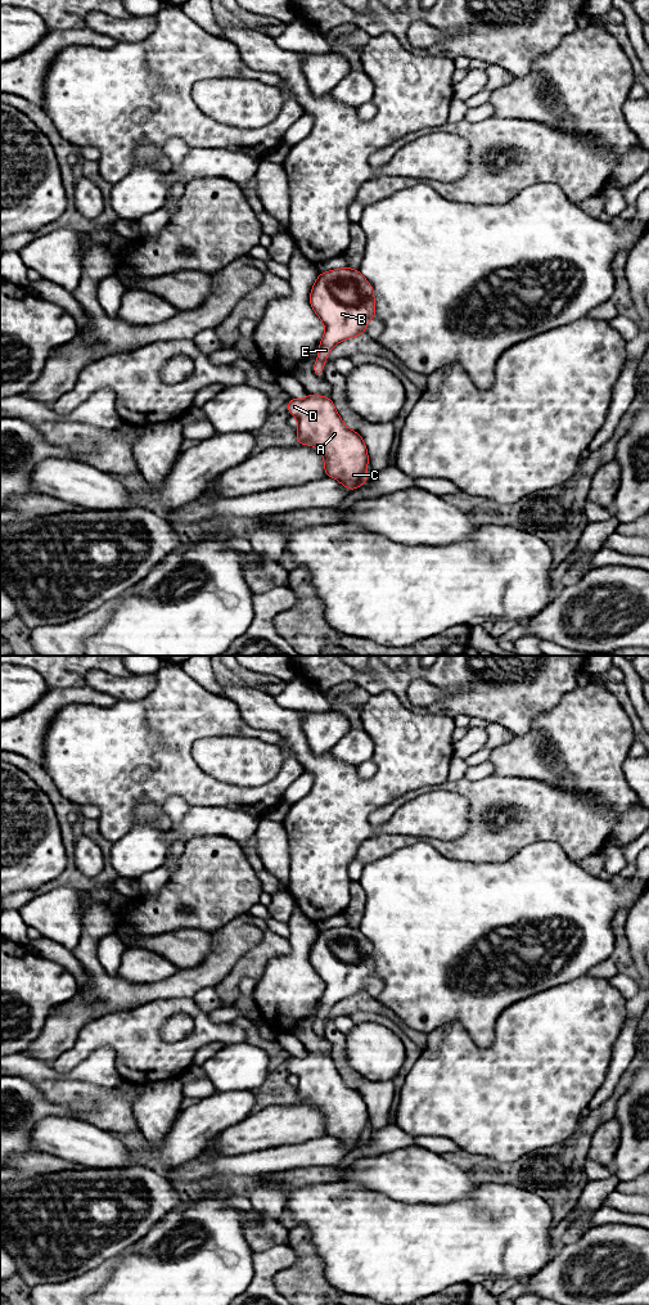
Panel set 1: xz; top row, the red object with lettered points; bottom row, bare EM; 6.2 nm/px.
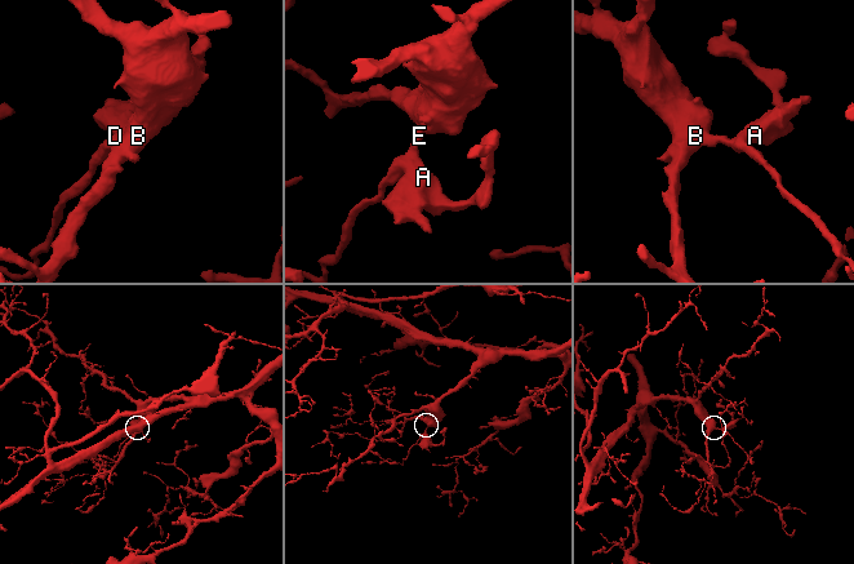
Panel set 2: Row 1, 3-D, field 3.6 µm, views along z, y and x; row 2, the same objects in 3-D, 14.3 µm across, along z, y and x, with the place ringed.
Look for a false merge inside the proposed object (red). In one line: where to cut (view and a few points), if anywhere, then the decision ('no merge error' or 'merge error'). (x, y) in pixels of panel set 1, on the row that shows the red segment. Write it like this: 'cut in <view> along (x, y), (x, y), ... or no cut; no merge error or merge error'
no cut; no merge error

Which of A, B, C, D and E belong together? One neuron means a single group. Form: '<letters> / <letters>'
A B C D E

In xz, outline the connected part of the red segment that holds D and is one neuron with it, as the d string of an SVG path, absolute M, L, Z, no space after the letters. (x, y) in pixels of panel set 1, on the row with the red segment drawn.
M308 393L306 399L288 399L288 413L298 419L297 444L316 447L324 458L324 477L333 477L353 491L362 486L369 473L366 445L359 432L346 427L330 397Z

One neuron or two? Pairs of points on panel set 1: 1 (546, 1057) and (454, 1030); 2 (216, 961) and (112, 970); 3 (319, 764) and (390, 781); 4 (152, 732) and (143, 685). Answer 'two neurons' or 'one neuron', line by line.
1: one neuron
2: two neurons
3: one neuron
4: two neurons

